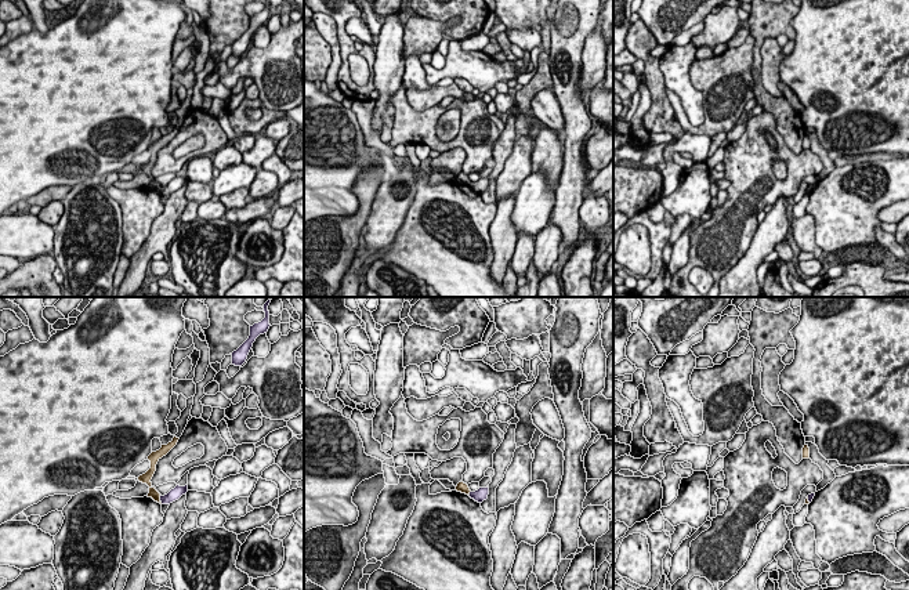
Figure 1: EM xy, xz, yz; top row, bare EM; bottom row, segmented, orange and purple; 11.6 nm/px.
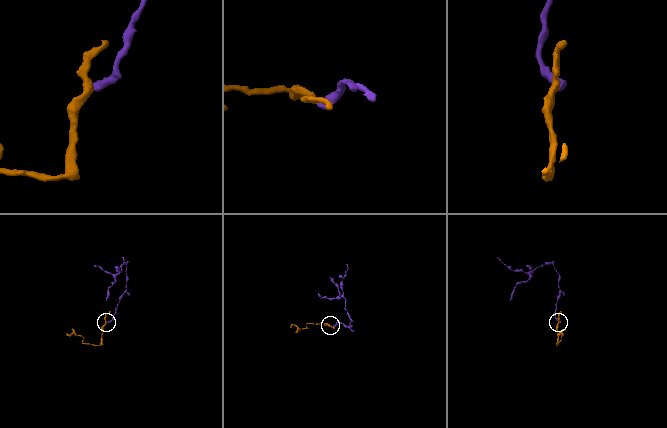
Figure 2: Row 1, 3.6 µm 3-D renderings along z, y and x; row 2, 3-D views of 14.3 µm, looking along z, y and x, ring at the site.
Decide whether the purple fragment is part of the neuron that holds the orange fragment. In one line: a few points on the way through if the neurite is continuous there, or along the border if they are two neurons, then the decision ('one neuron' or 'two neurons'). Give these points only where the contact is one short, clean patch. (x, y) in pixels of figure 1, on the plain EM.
runs through xy (154, 184), (159, 189), (167, 189), (177, 183); one neuron

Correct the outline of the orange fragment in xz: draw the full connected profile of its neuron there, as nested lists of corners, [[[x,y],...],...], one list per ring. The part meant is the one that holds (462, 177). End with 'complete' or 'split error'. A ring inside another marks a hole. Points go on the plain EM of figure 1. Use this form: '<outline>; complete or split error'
[[[463,171],[457,174],[456,181],[468,185],[471,189],[474,189],[478,193],[482,193],[484,191],[486,191],[489,185],[488,177],[479,178],[478,181],[471,182],[468,175],[464,174]]]; split error

